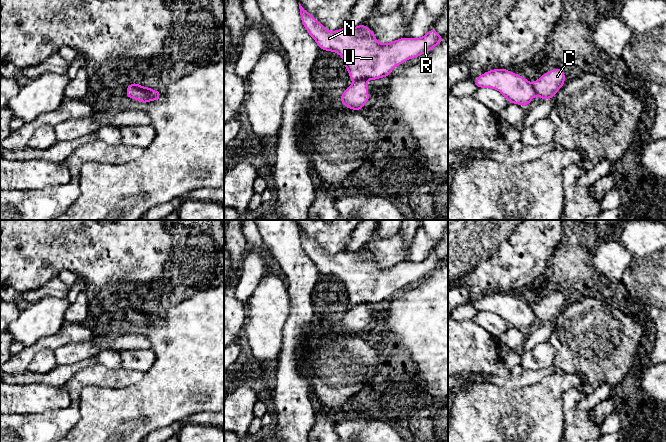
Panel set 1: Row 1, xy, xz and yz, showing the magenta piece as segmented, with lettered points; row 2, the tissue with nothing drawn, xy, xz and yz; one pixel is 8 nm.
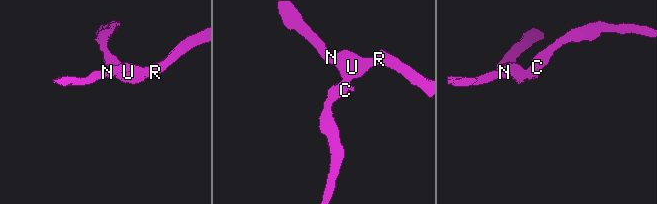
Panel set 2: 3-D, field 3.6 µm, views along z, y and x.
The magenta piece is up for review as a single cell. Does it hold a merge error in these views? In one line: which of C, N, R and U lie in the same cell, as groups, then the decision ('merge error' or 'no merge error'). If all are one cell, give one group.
C / N R U; merge error

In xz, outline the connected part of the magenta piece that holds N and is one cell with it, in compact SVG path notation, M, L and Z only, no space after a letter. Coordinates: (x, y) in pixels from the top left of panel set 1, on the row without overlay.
M300 227L299 233L302 248L319 273L339 278L353 306L388 301L395 291L428 277L444 264L432 253L420 262L406 261L380 267L374 256L364 248L331 255Z

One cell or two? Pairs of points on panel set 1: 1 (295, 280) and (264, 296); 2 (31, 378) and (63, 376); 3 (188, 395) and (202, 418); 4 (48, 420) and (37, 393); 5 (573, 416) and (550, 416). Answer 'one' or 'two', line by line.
1: two
2: one
3: two
4: two
5: two

